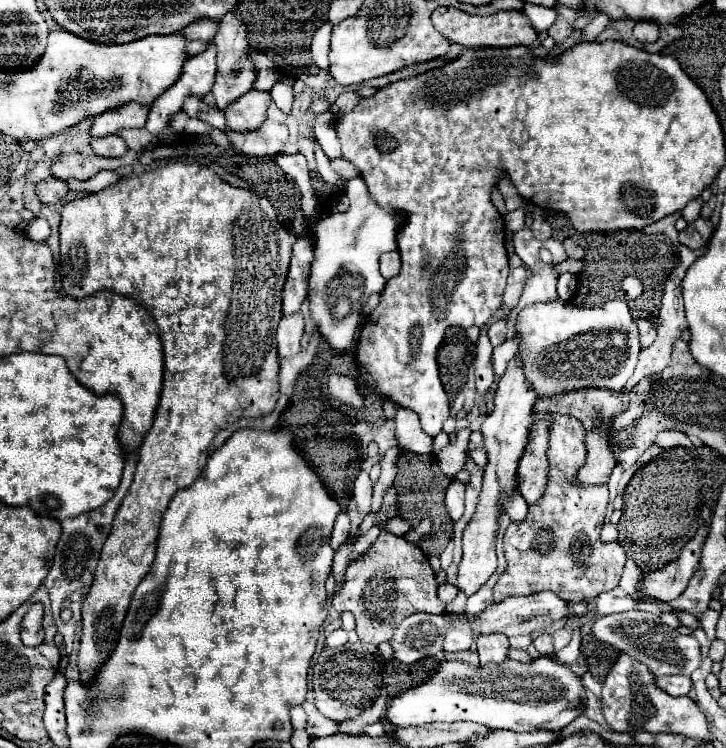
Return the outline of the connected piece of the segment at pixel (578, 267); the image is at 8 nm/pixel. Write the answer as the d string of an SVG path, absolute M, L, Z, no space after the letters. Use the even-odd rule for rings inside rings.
M567 259L564 262L560 263L558 267L556 267L556 271L558 271L558 273L580 273L582 269L584 269L583 261L575 259Z

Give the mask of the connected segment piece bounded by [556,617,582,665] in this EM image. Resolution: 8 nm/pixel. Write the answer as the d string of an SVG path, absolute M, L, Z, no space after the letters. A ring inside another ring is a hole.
M579 617L572 618L572 641L562 649L562 651L558 651L556 653L556 657L558 657L558 661L560 663L564 663L564 665L570 665L570 663L574 663L576 661L576 657L578 657L578 653L580 653L580 646L581 646L581 624L579 621Z

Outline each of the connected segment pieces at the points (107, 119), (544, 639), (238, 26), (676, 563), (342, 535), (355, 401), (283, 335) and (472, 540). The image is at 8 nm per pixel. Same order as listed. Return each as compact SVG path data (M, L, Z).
M126 103L116 109L104 111L96 117L96 121L90 129L90 135L100 137L100 135L108 135L108 133L112 135L118 129L132 129L132 127L140 129L146 123L148 111L150 111L150 107L140 105L140 103Z
M540 635L534 639L534 647L538 649L540 655L554 655L554 645L552 645L552 635Z
M228 13L220 27L218 33L214 37L214 43L218 47L218 75L216 75L216 83L212 87L212 95L216 99L216 107L226 109L226 105L230 105L234 99L242 97L244 93L248 93L256 81L256 65L252 63L248 51L254 47L250 45L250 27L244 25L234 13Z
M700 529L698 535L684 547L678 559L674 559L672 563L668 563L658 571L644 571L638 581L640 593L638 597L634 597L634 601L644 601L646 597L656 601L672 601L680 597L700 563L702 543L704 543L704 529Z
M340 513L330 537L330 545L335 551L348 539L348 533L350 533L350 517L346 513Z
M332 375L328 381L328 389L336 401L346 403L350 407L362 407L362 395L358 393L358 381L354 377Z
M292 313L284 315L278 329L276 329L276 339L278 339L278 353L280 357L292 357L300 351L300 339L304 335L304 317L302 313Z
M516 355L510 359L504 375L498 381L498 391L494 397L494 411L484 419L480 433L484 437L484 449L488 453L488 463L484 467L482 491L478 495L478 505L464 529L464 557L458 567L458 589L466 595L474 595L496 571L496 533L498 519L504 513L502 497L516 491L516 467L520 455L526 447L528 427L532 423L532 405L536 401L534 387L526 381L522 371L522 359Z

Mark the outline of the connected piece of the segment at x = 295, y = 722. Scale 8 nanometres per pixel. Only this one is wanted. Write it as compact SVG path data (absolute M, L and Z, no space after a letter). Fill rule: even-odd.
M294 705L290 709L291 723L294 730L304 730L307 724L307 716L302 705Z

